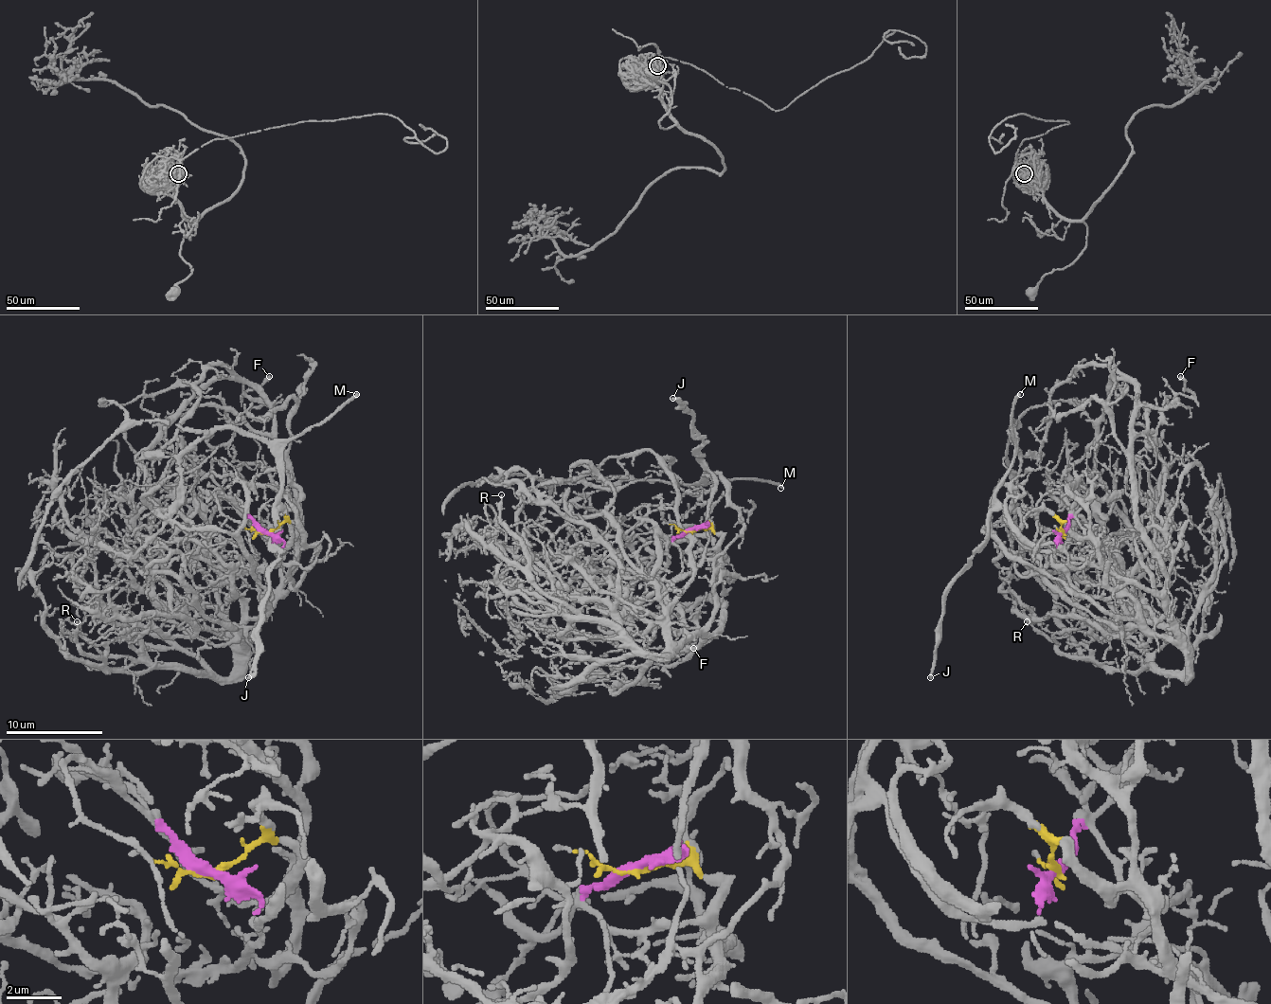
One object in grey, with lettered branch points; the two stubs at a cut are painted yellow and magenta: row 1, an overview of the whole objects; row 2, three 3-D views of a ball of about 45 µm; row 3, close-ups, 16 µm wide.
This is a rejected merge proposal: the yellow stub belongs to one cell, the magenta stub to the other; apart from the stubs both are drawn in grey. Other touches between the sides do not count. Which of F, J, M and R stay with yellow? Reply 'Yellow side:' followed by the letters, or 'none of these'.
Yellow side: F, R

